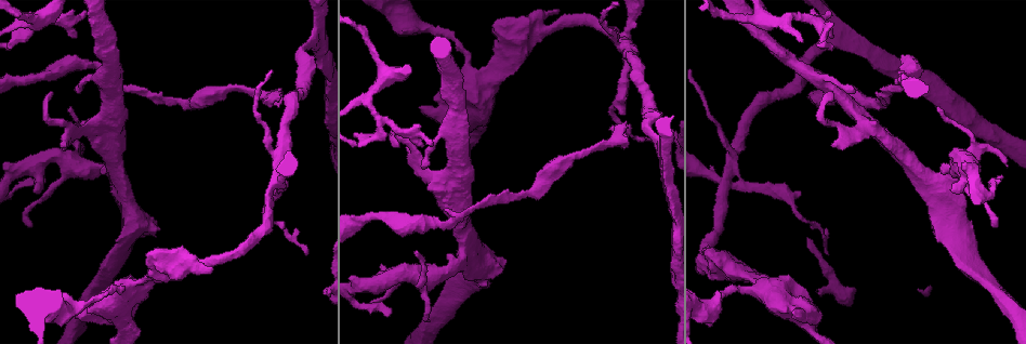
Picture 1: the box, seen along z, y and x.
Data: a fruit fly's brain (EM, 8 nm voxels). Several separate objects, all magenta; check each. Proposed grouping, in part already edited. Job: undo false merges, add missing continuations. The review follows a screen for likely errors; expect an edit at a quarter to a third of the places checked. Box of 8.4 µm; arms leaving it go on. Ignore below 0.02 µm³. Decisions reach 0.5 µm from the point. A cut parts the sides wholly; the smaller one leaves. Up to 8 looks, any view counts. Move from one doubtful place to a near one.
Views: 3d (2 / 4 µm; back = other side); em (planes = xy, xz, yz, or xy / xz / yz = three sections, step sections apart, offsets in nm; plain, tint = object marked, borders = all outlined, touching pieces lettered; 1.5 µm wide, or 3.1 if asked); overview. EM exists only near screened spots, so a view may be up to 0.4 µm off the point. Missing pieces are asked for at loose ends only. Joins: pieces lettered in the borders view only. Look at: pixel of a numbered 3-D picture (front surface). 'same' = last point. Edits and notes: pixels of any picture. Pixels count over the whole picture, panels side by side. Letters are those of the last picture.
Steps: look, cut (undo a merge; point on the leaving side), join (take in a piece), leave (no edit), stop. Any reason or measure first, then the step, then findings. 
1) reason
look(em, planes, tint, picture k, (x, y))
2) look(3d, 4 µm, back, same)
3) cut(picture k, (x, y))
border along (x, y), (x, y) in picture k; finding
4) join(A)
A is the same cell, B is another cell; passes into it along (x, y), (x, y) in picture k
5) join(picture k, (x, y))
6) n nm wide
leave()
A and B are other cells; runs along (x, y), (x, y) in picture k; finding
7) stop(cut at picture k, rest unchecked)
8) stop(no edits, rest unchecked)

sudden change in width
look(em, yz, step 8, tint, picture 1, (186, 101))

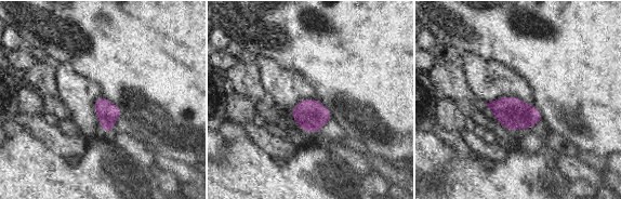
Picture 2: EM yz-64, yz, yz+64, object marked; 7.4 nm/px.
cut it another way
look(em, planes, borders, same)

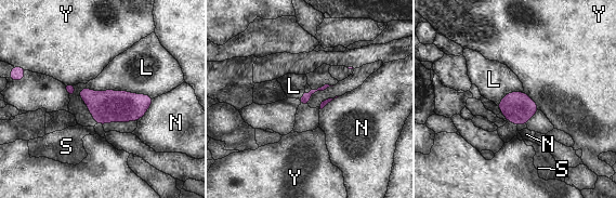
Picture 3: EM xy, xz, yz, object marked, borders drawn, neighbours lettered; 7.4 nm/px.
240 nm wide
leave()
L, N, S and Y are other cells; border along (78, 91), (127, 90), (154, 97) in picture 3; one cell here

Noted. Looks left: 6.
branch stops here
look(em, xy, step 4, borders, picture 1, (407, 149))

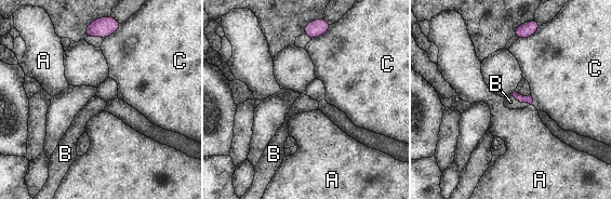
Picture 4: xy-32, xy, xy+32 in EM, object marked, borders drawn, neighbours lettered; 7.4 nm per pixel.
C touches over 190 nm
join(B)
B is the same cell, A and C are other cells; passes into it along (522, 98), (520, 102), (510, 102) in picture 4; it goes on there

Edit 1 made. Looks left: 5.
looks like a crossing
look(em, planes, tint, picture 1, (274, 183))

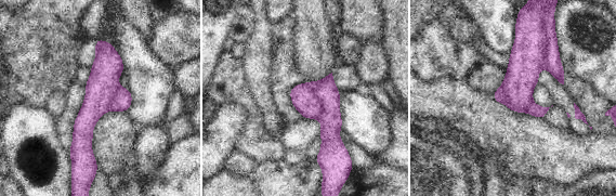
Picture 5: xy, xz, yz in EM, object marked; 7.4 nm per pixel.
see the neighbours
look(em, planes, borders, same)

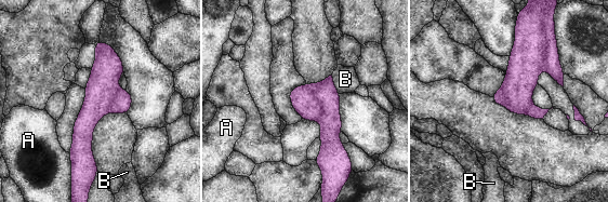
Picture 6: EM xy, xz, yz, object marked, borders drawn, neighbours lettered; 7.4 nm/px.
240 nm wide; B touches over 160 nm
cut(picture 6, (326, 93))
A and B are other cells; two cells meet here

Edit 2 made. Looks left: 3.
stop(join at picture 4, cut at picture 6, rest unchecked)

